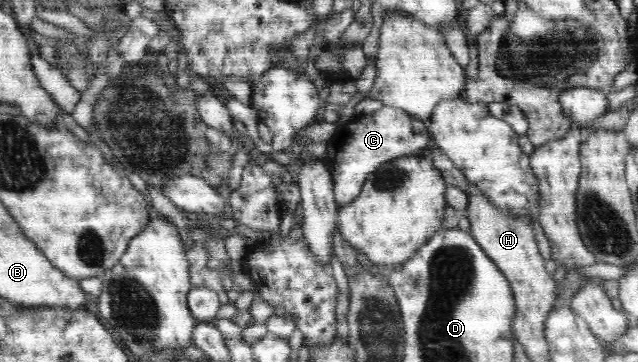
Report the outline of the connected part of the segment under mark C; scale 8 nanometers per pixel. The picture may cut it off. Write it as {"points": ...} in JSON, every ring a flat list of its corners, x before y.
{"points":[[383,106,375,113,355,116,339,126,328,141,328,154,324,160,333,179,337,208,351,203,360,193,369,173,385,162,404,157,422,157,425,149,432,147,427,122,410,116,402,109]]}

